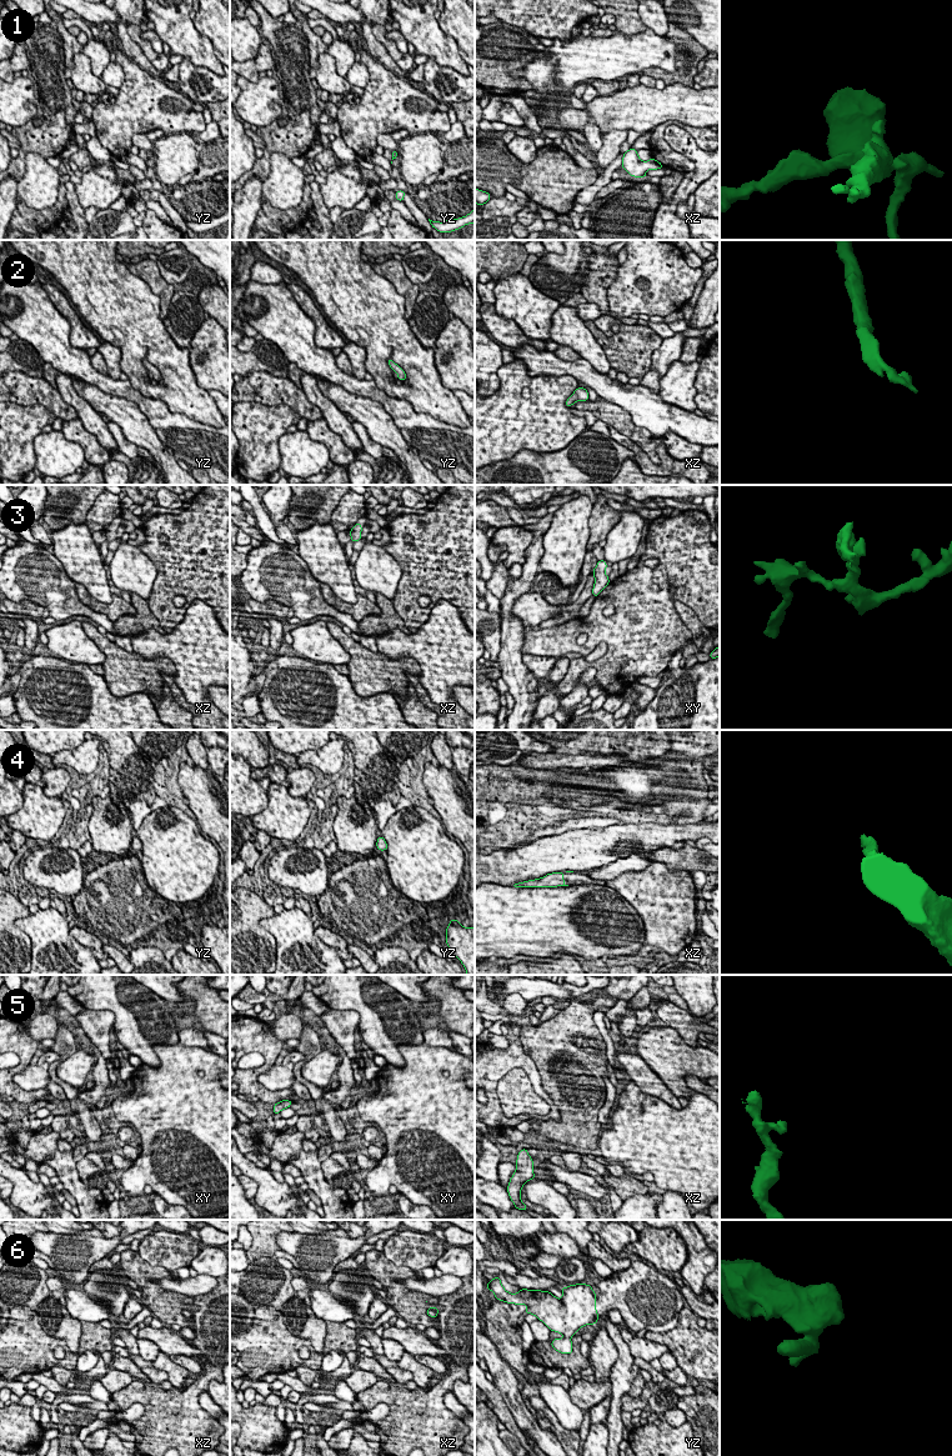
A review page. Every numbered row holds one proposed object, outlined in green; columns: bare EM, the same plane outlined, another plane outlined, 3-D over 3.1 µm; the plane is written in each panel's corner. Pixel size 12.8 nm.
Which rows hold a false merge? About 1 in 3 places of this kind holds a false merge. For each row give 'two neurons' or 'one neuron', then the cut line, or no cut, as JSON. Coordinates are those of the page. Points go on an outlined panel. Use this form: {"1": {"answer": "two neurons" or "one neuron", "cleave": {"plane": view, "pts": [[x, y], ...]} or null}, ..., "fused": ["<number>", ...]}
{"1": {"answer": "one neuron", "cleave": null}, "2": {"answer": "one neuron", "cleave": null}, "3": {"answer": "one neuron", "cleave": null}, "4": {"answer": "one neuron", "cleave": null}, "5": {"answer": "one neuron", "cleave": null}, "6": {"answer": "one neuron", "cleave": null}, "fused": []}

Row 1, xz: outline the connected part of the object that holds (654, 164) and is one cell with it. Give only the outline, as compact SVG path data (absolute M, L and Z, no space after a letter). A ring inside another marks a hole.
M630 149L623 154L622 169L625 169L631 176L646 177L646 171L657 170L663 167L661 162L651 157L648 161L642 161L638 157L636 149Z

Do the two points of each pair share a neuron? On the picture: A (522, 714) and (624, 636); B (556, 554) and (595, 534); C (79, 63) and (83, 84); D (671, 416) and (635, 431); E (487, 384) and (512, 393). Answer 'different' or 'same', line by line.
A: different
B: different
C: same
D: different
E: different

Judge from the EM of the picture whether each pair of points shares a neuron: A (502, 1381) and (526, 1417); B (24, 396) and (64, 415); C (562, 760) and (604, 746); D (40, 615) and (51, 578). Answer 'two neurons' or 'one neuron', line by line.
A: one neuron
B: one neuron
C: two neurons
D: two neurons

